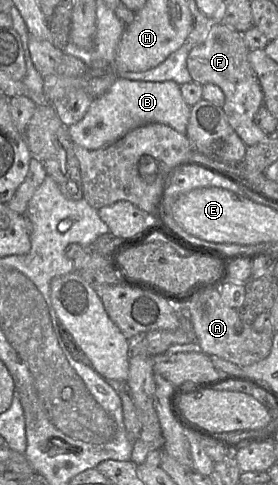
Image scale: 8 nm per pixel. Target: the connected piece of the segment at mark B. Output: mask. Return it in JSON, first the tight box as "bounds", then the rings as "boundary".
{"bounds":[68,78,191,150],"boundary":[[[119,78],[100,97],[93,99],[81,121],[68,127],[74,145],[87,150],[106,147],[128,132],[152,123],[167,125],[186,134],[191,107],[184,101],[180,85],[173,81],[148,82]]]}

